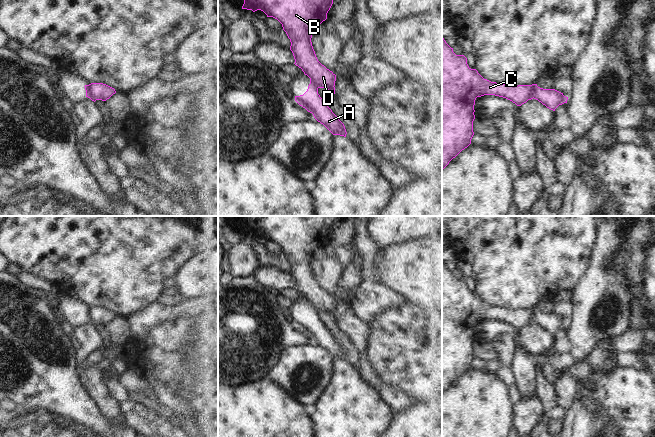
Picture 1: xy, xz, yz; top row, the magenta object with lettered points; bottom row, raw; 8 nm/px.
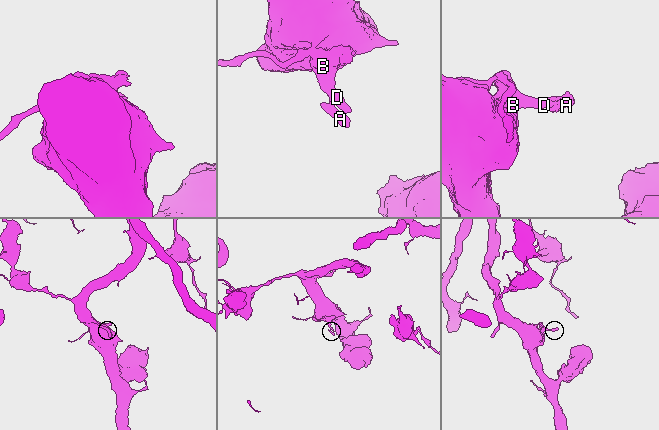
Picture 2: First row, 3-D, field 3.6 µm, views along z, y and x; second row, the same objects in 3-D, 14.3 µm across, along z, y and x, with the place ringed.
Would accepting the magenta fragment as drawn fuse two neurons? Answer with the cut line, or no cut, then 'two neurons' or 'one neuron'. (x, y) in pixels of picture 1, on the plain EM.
yz (538, 311), (533, 321) | two neurons

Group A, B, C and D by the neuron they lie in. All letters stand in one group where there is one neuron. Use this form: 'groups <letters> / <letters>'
groups A / B C D

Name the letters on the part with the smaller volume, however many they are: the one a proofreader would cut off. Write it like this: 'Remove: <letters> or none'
Remove: A

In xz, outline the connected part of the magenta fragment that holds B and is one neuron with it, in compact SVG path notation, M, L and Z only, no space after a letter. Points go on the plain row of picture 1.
M245 216L250 217L252 221L244 221L242 233L263 235L267 241L277 243L290 263L290 274L295 283L295 289L302 293L305 299L310 302L310 307L317 312L328 313L335 318L336 299L322 289L315 278L311 262L314 251L327 243L327 237L330 234L333 224L336 220L344 216Z

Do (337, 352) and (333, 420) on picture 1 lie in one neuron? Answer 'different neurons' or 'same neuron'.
different neurons

